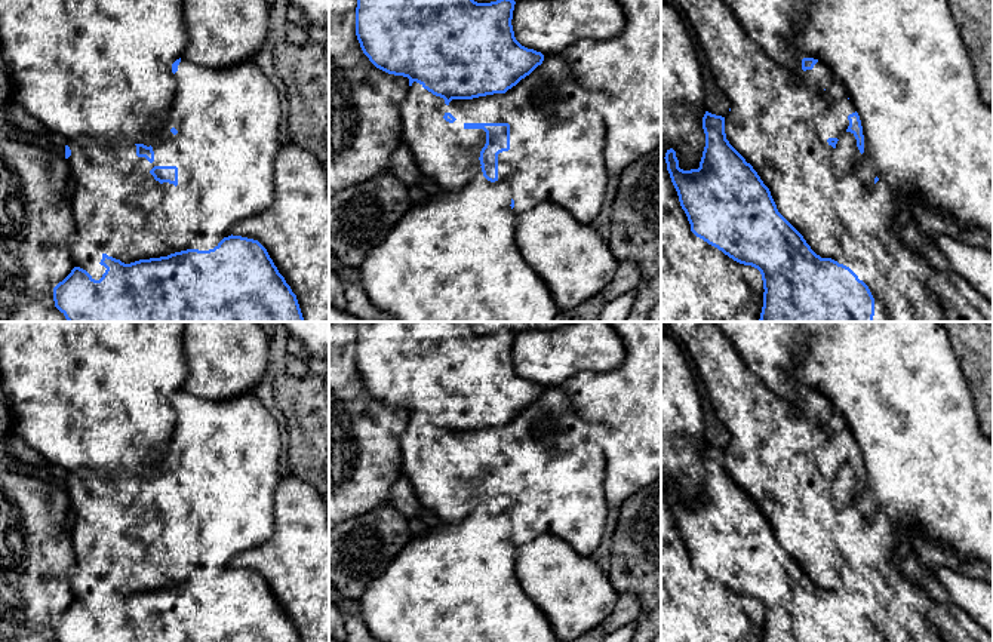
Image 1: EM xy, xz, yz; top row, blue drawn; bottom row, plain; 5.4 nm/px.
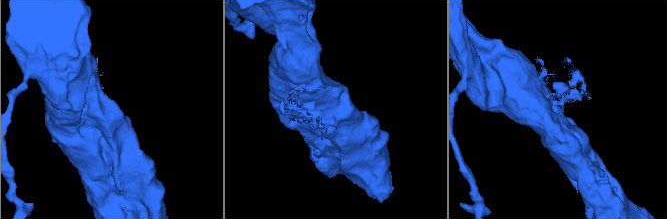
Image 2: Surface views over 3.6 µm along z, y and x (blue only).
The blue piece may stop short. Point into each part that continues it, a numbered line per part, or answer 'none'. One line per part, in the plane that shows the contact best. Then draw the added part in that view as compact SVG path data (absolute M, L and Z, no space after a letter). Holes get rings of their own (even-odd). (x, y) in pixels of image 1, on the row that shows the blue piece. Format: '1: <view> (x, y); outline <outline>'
none

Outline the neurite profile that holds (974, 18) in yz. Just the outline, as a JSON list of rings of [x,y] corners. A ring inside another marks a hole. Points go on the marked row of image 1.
[[[947,0],[978,83],[980,99],[993,107],[993,0]]]

